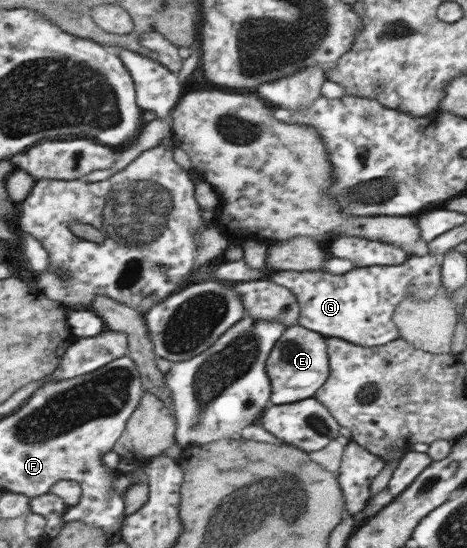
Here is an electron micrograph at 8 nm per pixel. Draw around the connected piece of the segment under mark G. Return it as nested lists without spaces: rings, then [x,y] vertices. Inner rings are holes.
[[[430,254],[425,256],[409,255],[408,259],[402,264],[353,268],[340,275],[329,274],[322,270],[303,272],[273,271],[268,279],[278,285],[286,286],[296,295],[300,307],[298,325],[314,330],[325,338],[335,337],[349,341],[354,345],[379,346],[388,344],[389,341],[400,337],[400,330],[397,329],[392,318],[397,305],[404,302],[406,296],[410,296],[412,301],[430,301],[430,298],[436,295],[441,285],[441,267],[438,266],[438,263]]]

